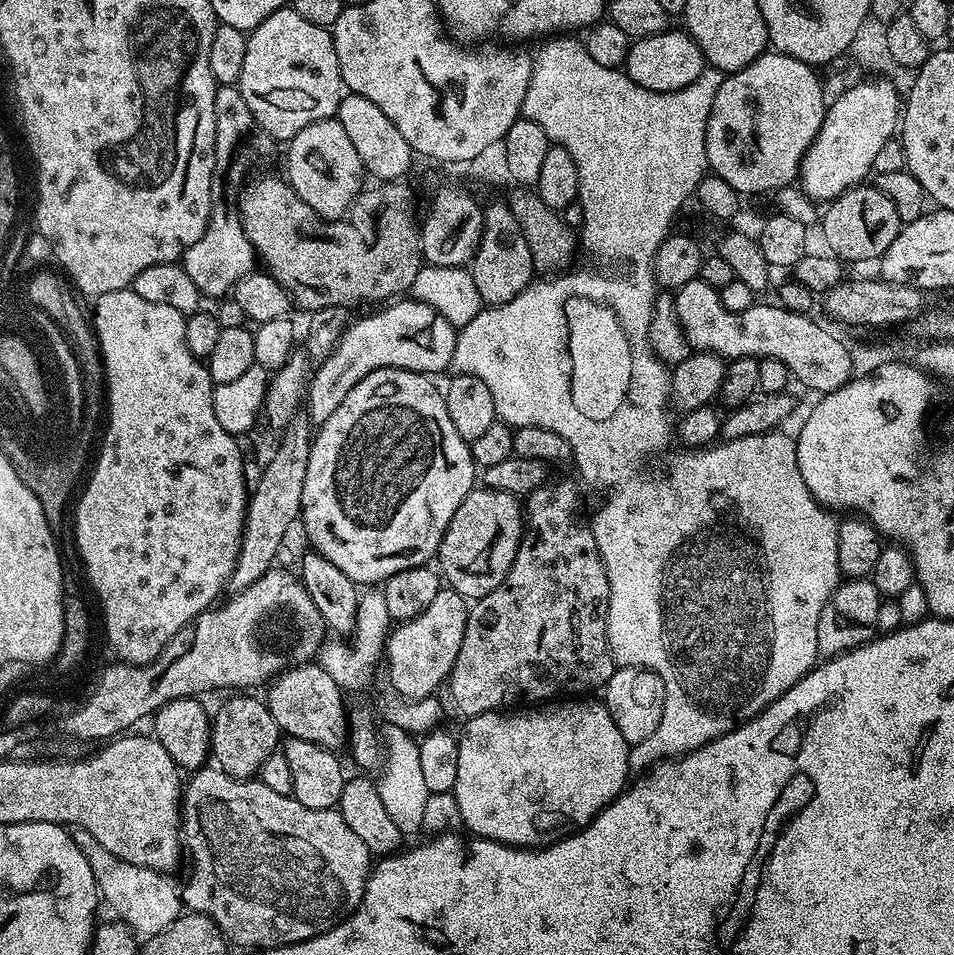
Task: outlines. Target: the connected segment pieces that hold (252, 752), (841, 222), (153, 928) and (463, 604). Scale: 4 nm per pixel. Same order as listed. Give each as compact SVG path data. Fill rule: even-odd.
M232 694L228 701L211 717L212 751L215 767L221 768L235 780L250 780L259 773L262 762L277 751L282 733L267 703L256 694Z
M866 185L848 188L838 198L829 201L825 214L823 211L820 218L832 255L846 264L881 258L902 227L894 202L877 190L875 185Z
M73 825L71 827L74 844L81 851L82 856L90 865L94 874L97 893L101 899L119 915L123 923L132 929L133 933L149 938L160 932L165 932L173 921L182 914L183 901L181 889L170 880L165 873L152 868L138 867L137 864L126 862L111 854L94 834Z
M441 587L440 593L412 620L397 623L390 632L390 643L386 652L396 664L404 663L404 668L392 668L388 676L397 688L401 697L409 700L423 700L437 690L436 687L447 681L454 662L458 658L458 650L462 646L462 638L468 621L470 604L465 597L459 596L453 588Z

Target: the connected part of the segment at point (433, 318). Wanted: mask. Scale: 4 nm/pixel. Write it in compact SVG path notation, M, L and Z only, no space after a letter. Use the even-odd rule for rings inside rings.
M400 298L381 308L384 309L373 316L364 316L353 324L351 321L335 341L336 349L317 368L315 365L306 397L306 412L313 421L323 422L330 418L330 414L342 406L342 398L374 370L405 368L411 372L433 374L451 365L457 329L442 318L442 314L415 298Z

